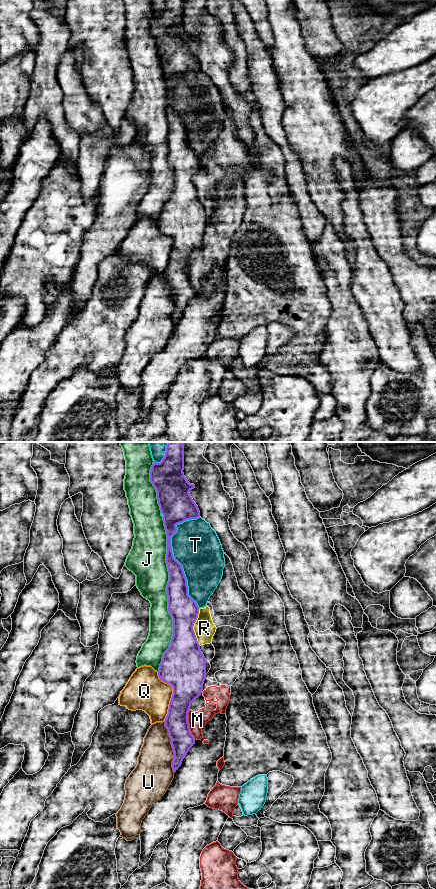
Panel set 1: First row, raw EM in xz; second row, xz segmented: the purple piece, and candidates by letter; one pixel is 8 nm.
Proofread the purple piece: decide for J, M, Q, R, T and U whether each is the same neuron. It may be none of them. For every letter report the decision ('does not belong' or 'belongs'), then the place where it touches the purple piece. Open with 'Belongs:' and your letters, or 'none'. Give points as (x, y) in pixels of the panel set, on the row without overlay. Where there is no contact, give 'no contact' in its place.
Belongs: none
J: does not belong; meets purple in xz at (167, 146)
M: does not belong; meets purple in xz at (188, 276)
Q: does not belong; meets purple in xz at (172, 247)
R: does not belong; meets purple in xz at (192, 179)
T: does not belong; meets purple in xz at (172, 107)
U: does not belong; meets purple in xz at (172, 299)

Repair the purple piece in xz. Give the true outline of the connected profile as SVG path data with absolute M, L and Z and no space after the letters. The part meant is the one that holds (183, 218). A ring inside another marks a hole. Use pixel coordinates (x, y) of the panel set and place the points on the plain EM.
M166 0L162 13L154 13L150 22L150 34L157 44L167 86L169 133L166 143L168 163L173 171L173 188L169 200L163 205L158 228L173 239L164 274L174 304L174 325L195 296L189 280L188 264L191 255L201 247L207 227L207 212L193 182L199 159L188 147L187 131L171 99L171 89L177 83L176 77L200 69L198 58L189 45L195 37L188 34L183 22L184 0Z

